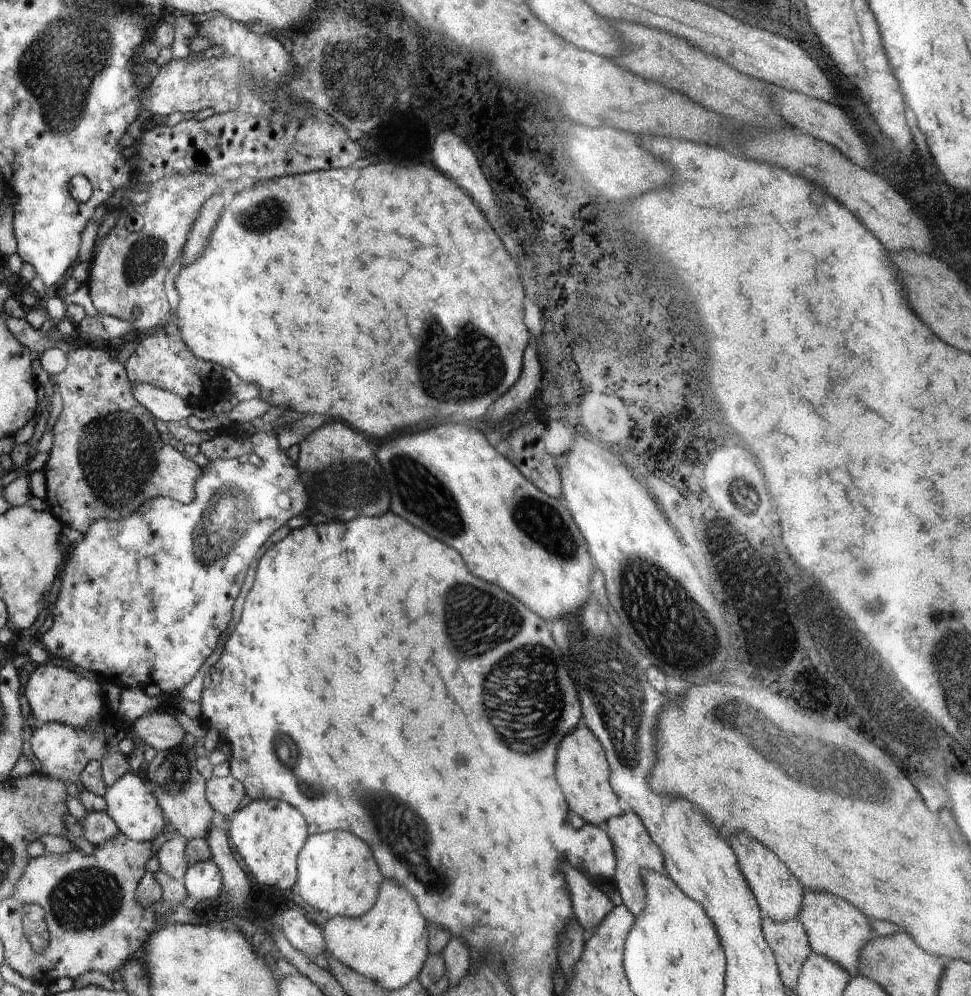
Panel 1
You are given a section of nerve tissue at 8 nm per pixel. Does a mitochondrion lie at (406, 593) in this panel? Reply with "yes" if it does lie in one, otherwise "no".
no

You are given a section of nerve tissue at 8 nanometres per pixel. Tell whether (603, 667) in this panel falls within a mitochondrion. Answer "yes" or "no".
yes

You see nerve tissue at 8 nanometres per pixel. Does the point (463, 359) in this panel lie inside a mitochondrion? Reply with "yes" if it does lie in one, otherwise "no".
yes

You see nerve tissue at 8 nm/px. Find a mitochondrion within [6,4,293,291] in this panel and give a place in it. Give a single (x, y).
(58, 77)

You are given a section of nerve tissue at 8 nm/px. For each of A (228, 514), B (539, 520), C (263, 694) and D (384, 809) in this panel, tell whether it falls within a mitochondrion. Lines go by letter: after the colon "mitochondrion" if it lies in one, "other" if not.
A: mitochondrion
B: mitochondrion
C: other
D: mitochondrion

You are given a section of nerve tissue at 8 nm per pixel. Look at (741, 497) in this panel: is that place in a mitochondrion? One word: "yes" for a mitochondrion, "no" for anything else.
yes

